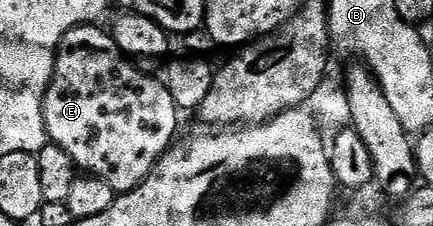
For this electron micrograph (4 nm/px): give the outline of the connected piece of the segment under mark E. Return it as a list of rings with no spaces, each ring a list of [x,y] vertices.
[[[83,23],[65,33],[55,55],[55,72],[43,102],[48,140],[65,149],[80,172],[90,172],[116,193],[141,186],[177,139],[175,130],[179,127],[180,109],[173,101],[166,82],[162,78],[154,79],[143,71],[146,70],[142,66],[121,53],[110,30],[102,31],[99,25]]]

